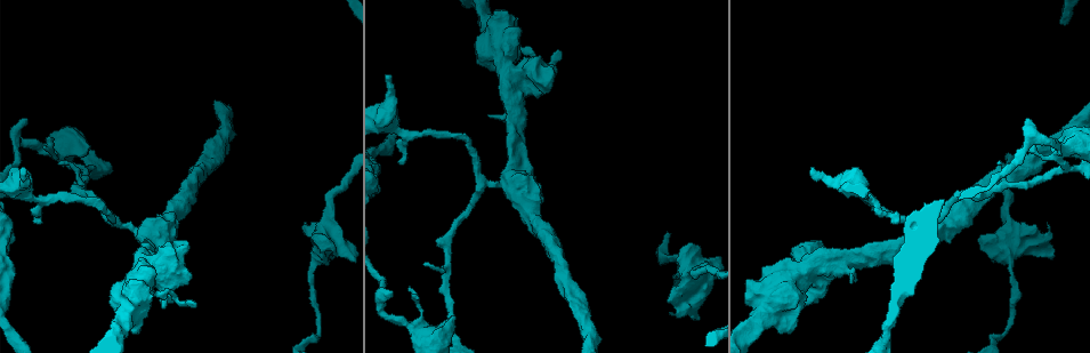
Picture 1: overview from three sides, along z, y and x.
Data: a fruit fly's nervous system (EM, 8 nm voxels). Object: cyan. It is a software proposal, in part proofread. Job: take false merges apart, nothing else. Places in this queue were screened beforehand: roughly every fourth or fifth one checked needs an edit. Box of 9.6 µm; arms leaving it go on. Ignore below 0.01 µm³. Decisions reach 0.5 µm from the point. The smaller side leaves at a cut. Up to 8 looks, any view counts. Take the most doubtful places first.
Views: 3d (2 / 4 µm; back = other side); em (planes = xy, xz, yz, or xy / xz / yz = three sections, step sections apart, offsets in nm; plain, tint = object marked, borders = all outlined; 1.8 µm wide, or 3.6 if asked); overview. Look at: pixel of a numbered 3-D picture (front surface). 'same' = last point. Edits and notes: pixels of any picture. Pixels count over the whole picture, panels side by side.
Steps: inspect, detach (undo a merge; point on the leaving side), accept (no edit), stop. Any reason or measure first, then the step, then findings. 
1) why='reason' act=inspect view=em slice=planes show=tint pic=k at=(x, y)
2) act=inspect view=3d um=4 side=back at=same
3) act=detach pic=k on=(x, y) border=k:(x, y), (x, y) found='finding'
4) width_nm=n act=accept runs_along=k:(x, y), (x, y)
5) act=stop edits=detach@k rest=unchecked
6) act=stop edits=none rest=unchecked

why='calibre changes' act=inspect view=em slice=planes show=tint pic=1 at=(58, 145)

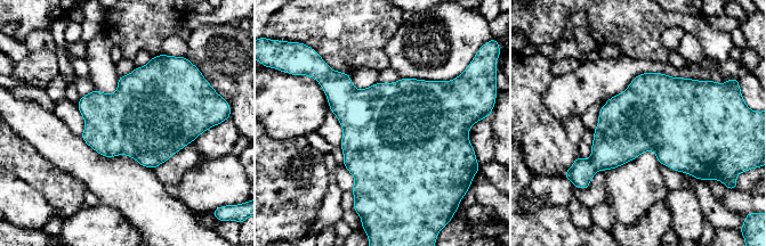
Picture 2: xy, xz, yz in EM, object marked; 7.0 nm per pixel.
width_nm=550 act=detach pic=2 on=(618, 140) border=2:(589, 158), (596, 170) found='a second cell is stuck on'

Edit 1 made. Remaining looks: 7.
why='see it whole again' act=inspect view=overview

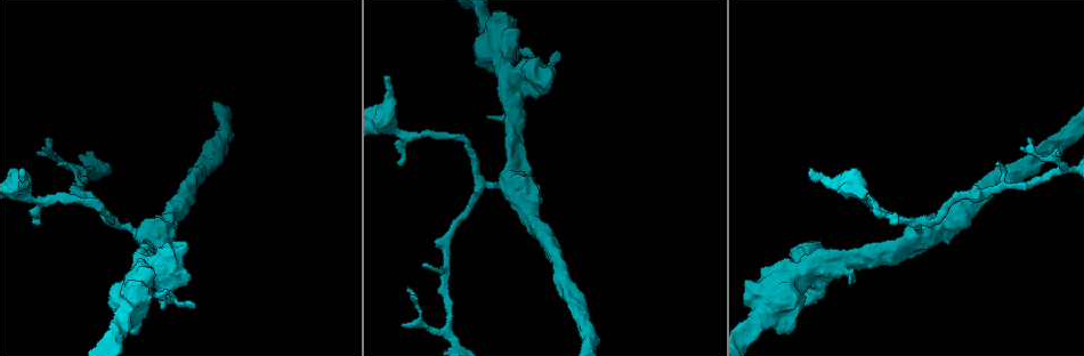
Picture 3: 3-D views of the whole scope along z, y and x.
why='calibre changes' act=inspect view=3d um=4 pic=3 at=(162, 272)

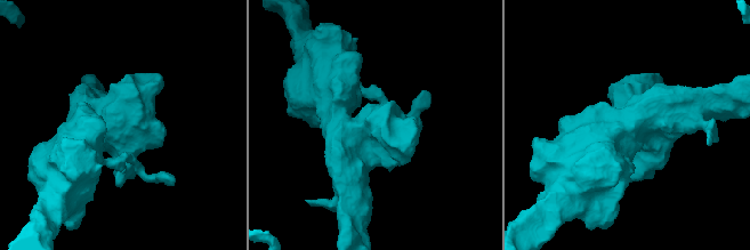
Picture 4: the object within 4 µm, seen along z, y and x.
act=inspect view=em um=3.6 slice=planes show=tint pic=4 at=(117, 127)

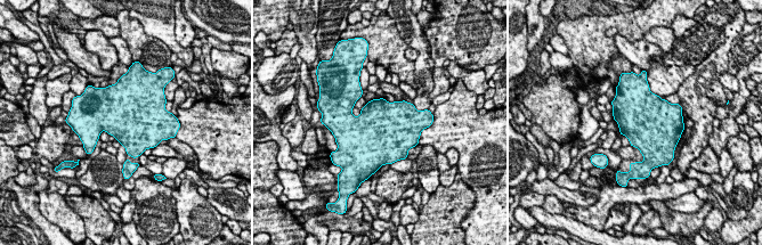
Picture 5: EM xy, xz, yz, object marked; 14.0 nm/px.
act=accept found='continuous, no second cell'

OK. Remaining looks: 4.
act=stop edits=detach@2 rest=unchecked

